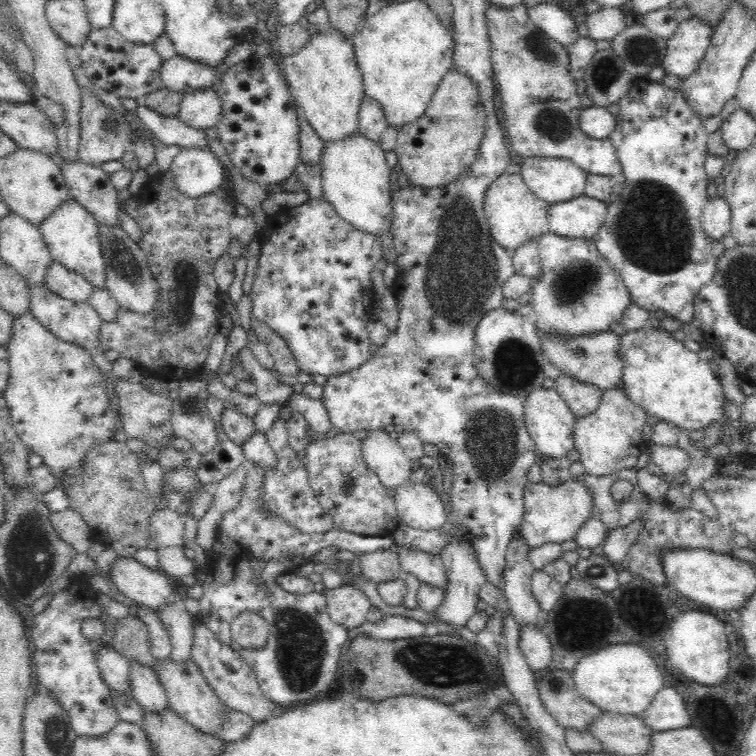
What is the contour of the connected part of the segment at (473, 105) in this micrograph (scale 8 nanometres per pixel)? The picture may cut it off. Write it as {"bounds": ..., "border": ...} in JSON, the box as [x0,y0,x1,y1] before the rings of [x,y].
{"bounds":[393,62,488,188],"border":[[[453,62],[434,91],[424,114],[398,128],[397,143],[393,150],[401,170],[408,176],[409,182],[416,187],[435,188],[449,185],[459,178],[460,174],[474,162],[475,156],[478,154],[480,143],[486,134],[487,118],[488,111],[484,107],[484,101],[480,98],[478,85],[464,71],[460,71]]]}

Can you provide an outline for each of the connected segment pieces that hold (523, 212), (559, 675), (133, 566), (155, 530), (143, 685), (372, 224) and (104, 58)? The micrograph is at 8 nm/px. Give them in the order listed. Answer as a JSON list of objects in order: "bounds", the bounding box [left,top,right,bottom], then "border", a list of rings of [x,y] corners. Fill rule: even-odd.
[{"bounds":[483,173,550,255],"border":[[[504,173],[488,188],[483,210],[493,240],[512,255],[522,245],[539,239],[539,236],[547,230],[550,206],[550,203],[530,192],[524,185],[520,173],[510,174],[510,176]]]},{"bounds":[536,668,602,733],"border":[[[548,668],[536,674],[539,698],[556,724],[565,731],[590,733],[592,724],[602,716],[600,708],[580,697],[573,675],[564,670]]]},{"bounds":[108,556,182,611],"border":[[[118,556],[112,565],[114,568],[108,577],[121,594],[146,608],[157,611],[170,596],[182,590],[177,581],[164,572],[146,567],[134,558]]]},{"bounds":[150,509,184,548],"border":[[[166,509],[158,513],[152,512],[150,520],[151,540],[161,548],[184,546],[184,518],[179,512]]]},{"bounds":[130,661,169,716],"border":[[[134,661],[130,664],[130,683],[134,700],[152,714],[162,716],[164,712],[168,712],[169,701],[165,689],[153,669]]]},{"bounds":[320,132,393,236],"border":[[[356,132],[340,142],[324,144],[320,158],[322,199],[328,202],[341,220],[368,236],[384,236],[392,229],[393,207],[390,167],[384,159],[385,151],[374,140]]]},{"bounds":[78,24,164,101],"border":[[[111,24],[104,28],[90,26],[78,56],[81,59],[83,73],[94,86],[112,92],[119,99],[133,98],[141,101],[146,94],[164,85],[161,75],[163,60],[153,43],[139,45],[128,42]]]}]

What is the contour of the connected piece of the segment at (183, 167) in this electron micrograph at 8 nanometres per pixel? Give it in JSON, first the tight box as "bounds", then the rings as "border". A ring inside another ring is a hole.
{"bounds":[169,147,226,198],"border":[[[180,147],[169,169],[178,191],[191,198],[208,195],[224,184],[226,168],[208,147]]]}

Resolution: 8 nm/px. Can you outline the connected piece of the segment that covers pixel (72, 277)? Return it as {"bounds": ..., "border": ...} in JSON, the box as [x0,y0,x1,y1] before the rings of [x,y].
{"bounds":[45,262,94,304],"border":[[[53,262],[48,268],[45,286],[50,292],[64,300],[71,300],[76,304],[88,302],[94,289],[87,279],[79,274],[68,272],[68,269]]]}

